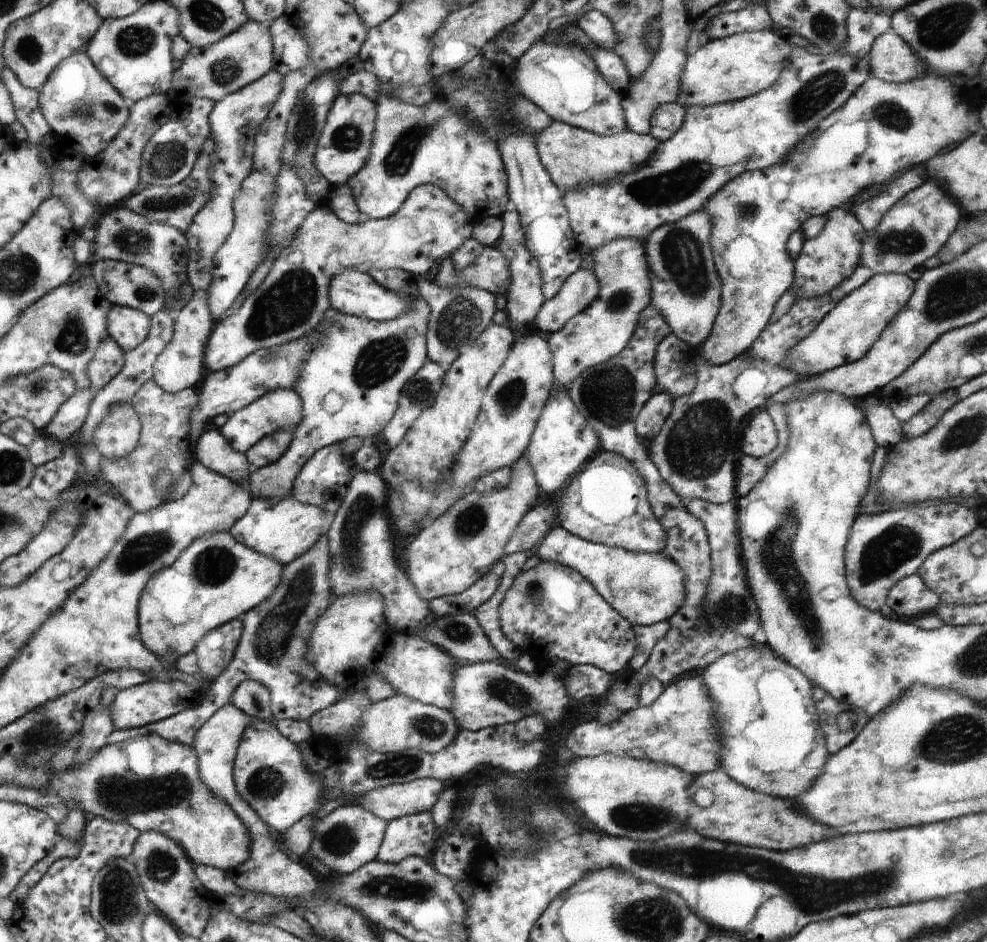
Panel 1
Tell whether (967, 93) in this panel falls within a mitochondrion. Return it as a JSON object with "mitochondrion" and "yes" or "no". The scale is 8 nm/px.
{"mitochondrion":"no"}

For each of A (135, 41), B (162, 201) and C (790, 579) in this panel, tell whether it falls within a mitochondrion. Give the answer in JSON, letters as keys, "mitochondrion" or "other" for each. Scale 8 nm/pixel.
{"A":"mitochondrion","B":"mitochondrion","C":"mitochondrion"}

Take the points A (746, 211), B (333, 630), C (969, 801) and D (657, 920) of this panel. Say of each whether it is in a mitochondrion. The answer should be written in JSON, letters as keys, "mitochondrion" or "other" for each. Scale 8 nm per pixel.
{"A":"mitochondrion","B":"other","C":"other","D":"mitochondrion"}

